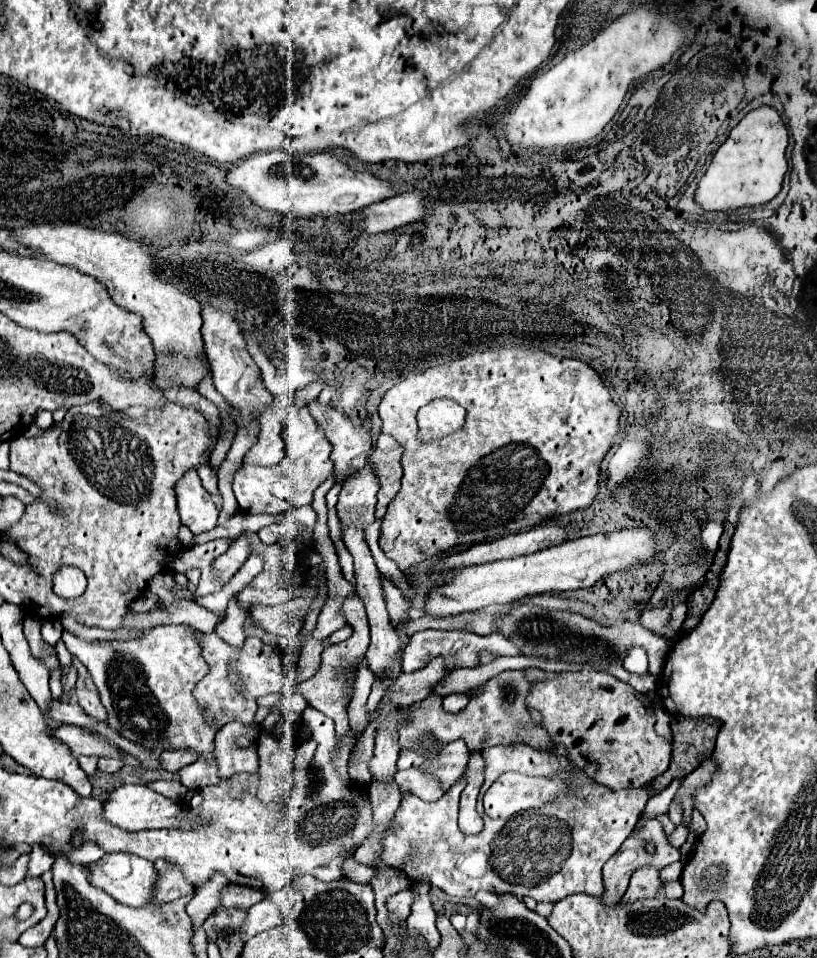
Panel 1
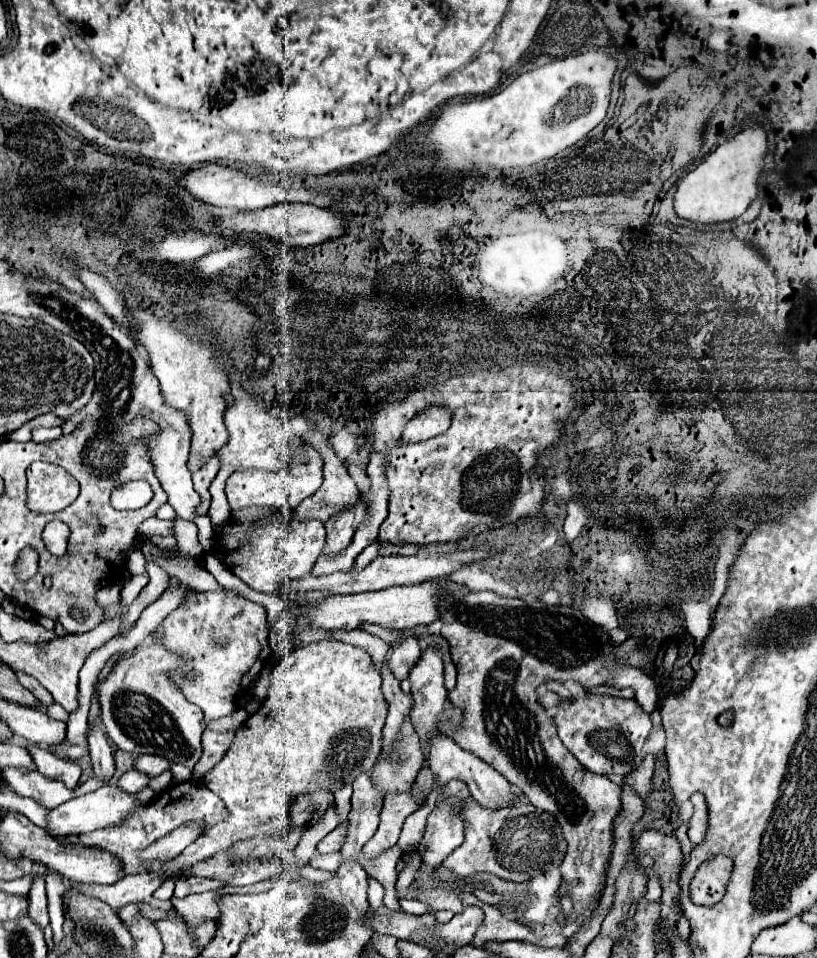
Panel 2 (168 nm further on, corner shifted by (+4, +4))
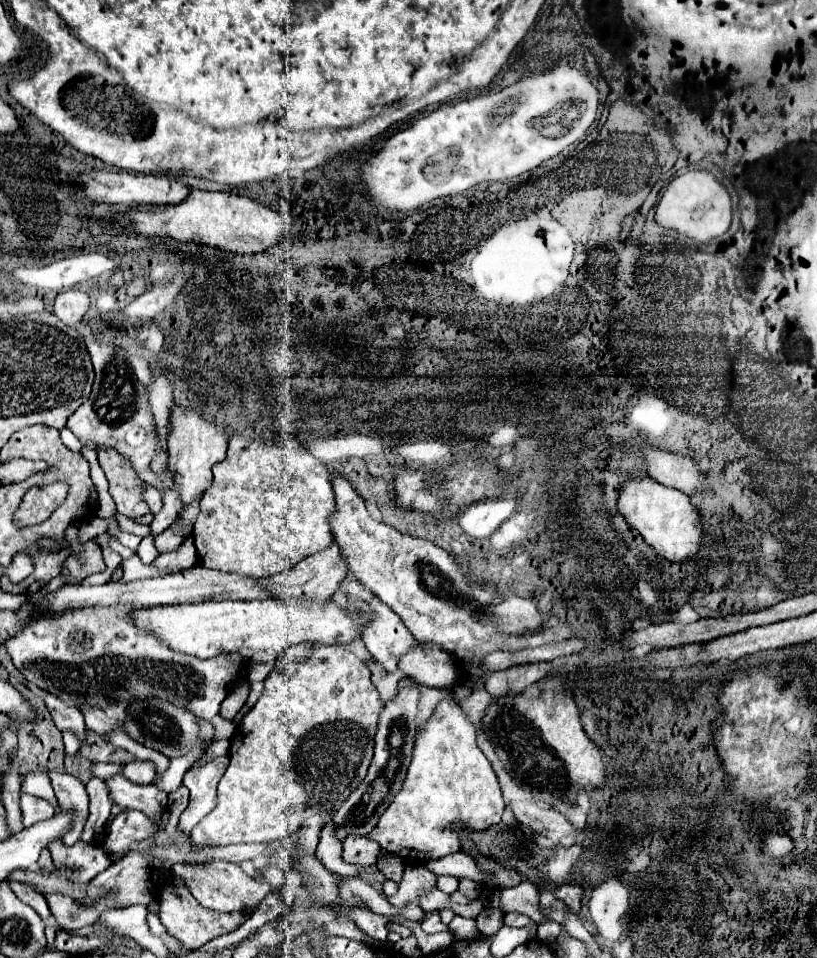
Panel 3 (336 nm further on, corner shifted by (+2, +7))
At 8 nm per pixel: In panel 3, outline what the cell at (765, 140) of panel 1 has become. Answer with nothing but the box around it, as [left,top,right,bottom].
[655,169,733,243]

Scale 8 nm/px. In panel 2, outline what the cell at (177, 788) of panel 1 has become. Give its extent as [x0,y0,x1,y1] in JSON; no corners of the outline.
[117,770,149,794]

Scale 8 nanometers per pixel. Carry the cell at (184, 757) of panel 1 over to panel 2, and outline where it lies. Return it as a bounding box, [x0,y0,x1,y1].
[135,754,171,778]

